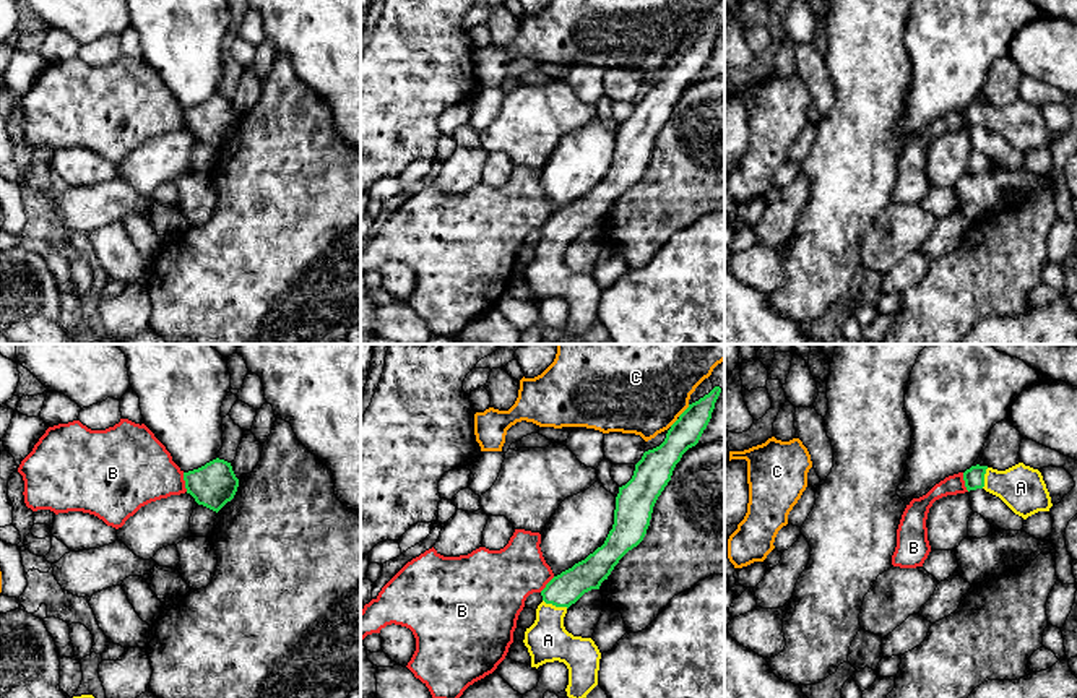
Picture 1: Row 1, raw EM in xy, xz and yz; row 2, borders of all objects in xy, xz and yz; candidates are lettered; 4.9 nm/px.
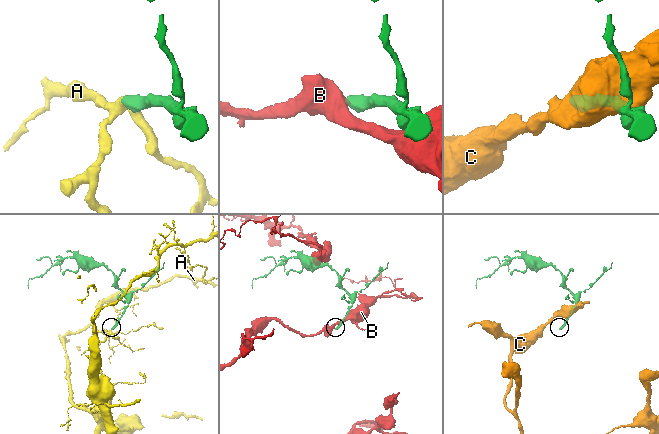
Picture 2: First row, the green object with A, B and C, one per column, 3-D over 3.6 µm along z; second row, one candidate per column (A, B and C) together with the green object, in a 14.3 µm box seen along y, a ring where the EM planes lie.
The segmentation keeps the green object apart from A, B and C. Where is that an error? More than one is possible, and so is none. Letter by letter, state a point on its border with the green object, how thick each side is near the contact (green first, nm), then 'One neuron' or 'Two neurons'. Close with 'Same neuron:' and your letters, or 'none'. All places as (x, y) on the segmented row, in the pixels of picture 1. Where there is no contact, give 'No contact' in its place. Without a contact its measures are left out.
A: Touches green at xz (556, 606). Thickness 160 nm (green) against 200 nm. One neuron
B: Touches green at xy (185, 482). Thickness 220 nm (green) against 360 nm. Two neurons
C: Touches green at xz (684, 411). Thickness 150 nm (green) against 480 nm. Two neurons
Same neuron: A

